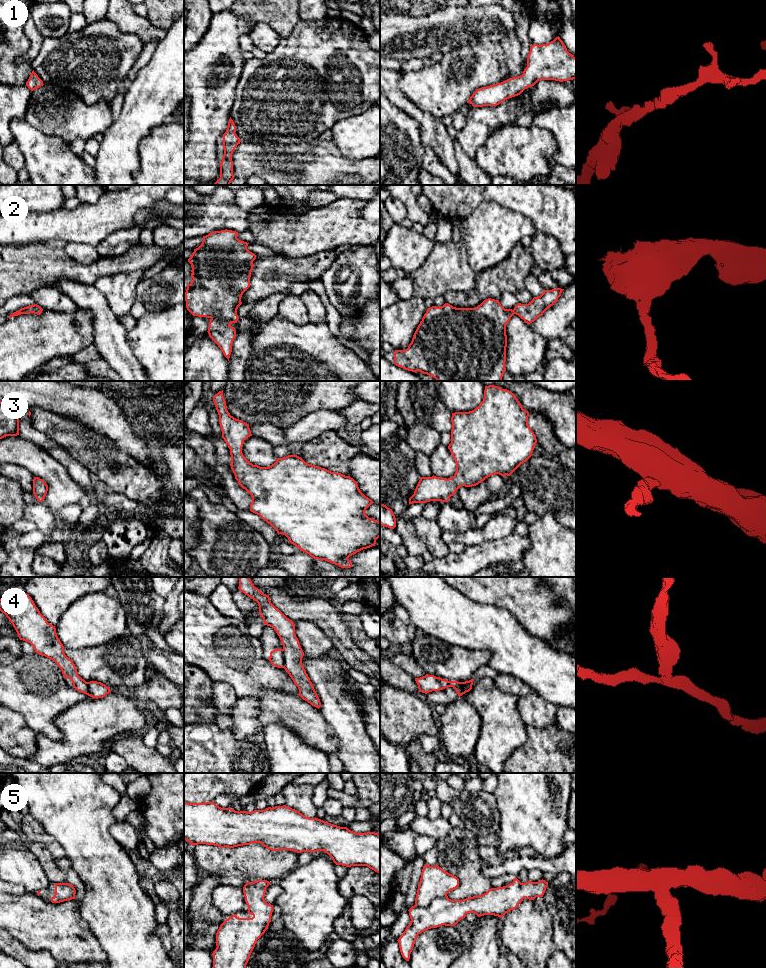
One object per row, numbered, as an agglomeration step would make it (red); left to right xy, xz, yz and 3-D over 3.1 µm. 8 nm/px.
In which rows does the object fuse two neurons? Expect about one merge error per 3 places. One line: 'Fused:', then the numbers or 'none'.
Fused: 4

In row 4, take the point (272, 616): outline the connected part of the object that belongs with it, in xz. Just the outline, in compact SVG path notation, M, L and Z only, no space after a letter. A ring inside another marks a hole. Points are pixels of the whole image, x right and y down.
M238 577L238 589L258 603L259 615L264 624L272 627L283 645L284 669L299 689L299 696L316 708L321 707L320 699L302 664L304 652L295 634L294 622L287 618L270 601L269 595L254 586L250 577Z

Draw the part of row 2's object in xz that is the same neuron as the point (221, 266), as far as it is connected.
M221 230L203 236L201 245L194 249L188 262L192 266L193 280L187 285L185 301L187 310L198 317L210 319L208 334L218 345L224 356L230 358L232 344L236 337L236 330L231 323L239 319L237 309L242 304L241 297L250 287L250 277L253 261L256 255L247 249L249 243L237 238L238 232Z

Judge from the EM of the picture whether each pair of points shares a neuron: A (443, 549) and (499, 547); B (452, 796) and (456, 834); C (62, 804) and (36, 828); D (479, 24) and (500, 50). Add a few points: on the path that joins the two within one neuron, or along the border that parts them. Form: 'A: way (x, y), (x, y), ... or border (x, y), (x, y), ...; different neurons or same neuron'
A: border (450, 552), (444, 556), (434, 557); different neurons
B: border (465, 827), (476, 836); different neurons
C: border (30, 814), (55, 840); different neurons
D: border (514, 31), (508, 30), (495, 42), (470, 44); different neurons

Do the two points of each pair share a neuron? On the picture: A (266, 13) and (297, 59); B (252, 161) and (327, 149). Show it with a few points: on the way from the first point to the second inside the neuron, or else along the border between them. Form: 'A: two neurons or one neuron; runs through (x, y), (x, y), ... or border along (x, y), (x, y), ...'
A: two neurons; border along (299, 21), (287, 36), (280, 38)
B: one neuron; runs through (271, 159), (308, 159)

